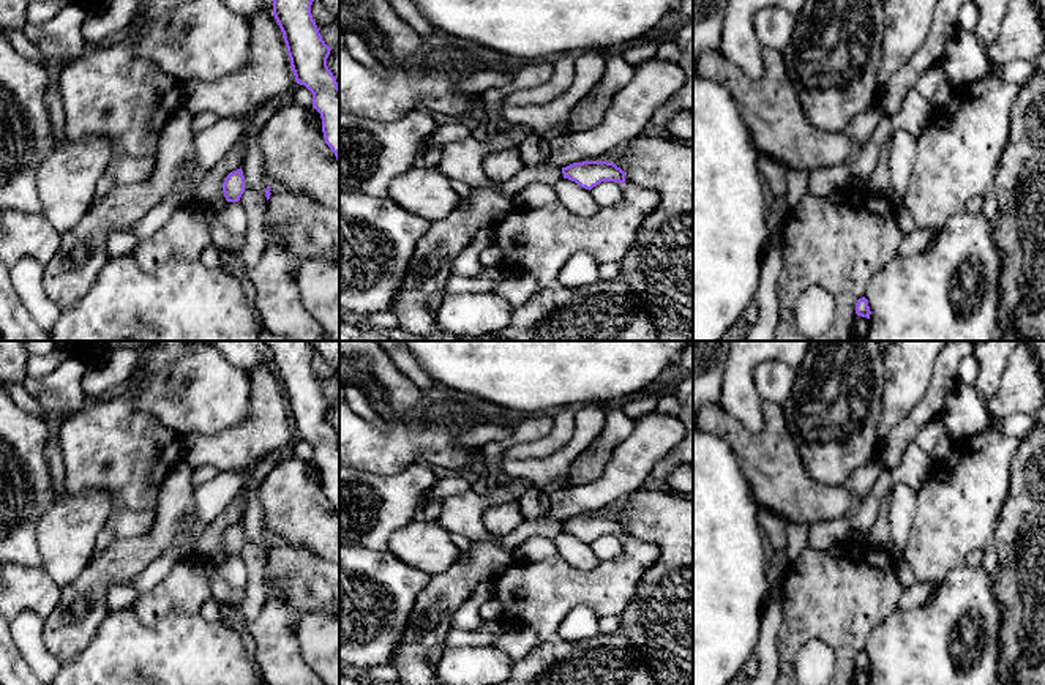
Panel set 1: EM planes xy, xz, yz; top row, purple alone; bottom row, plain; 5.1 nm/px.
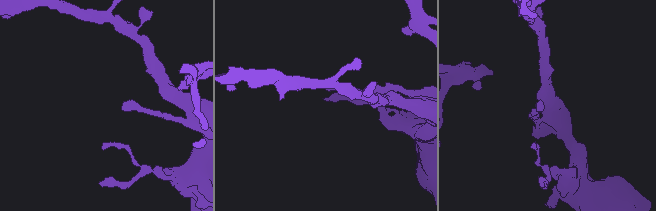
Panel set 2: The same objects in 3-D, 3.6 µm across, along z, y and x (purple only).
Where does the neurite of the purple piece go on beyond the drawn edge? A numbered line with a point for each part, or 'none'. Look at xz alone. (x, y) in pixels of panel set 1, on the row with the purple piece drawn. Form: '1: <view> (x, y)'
none

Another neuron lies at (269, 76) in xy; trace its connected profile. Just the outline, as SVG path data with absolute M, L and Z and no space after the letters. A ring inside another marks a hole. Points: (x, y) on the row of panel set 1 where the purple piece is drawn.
M259 11L246 17L251 33L249 62L243 69L223 76L215 82L185 80L183 106L193 114L208 112L218 118L251 117L262 104L268 101L290 99L297 80L290 66L290 58L276 19Z

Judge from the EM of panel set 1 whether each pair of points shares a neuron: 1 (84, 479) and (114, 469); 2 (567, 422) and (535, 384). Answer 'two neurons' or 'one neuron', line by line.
1: one neuron
2: two neurons

